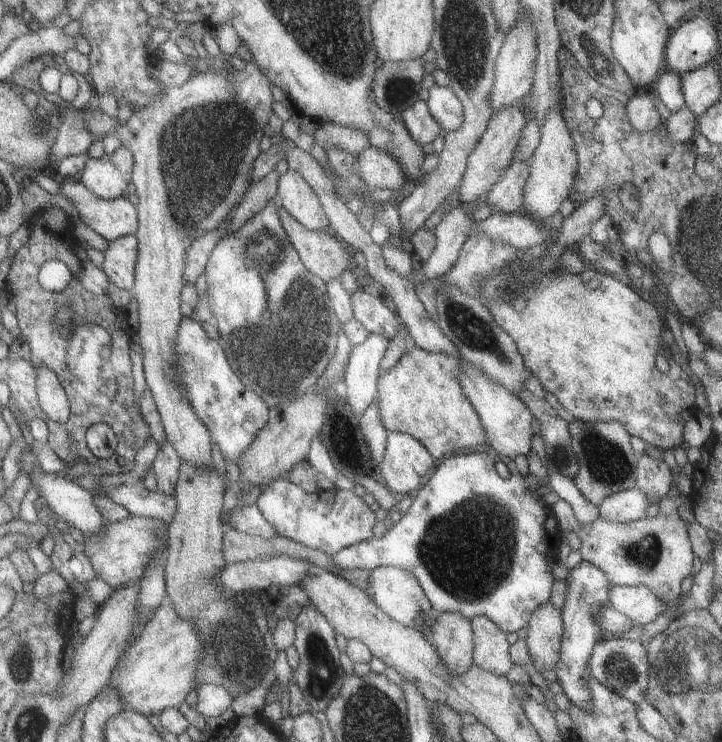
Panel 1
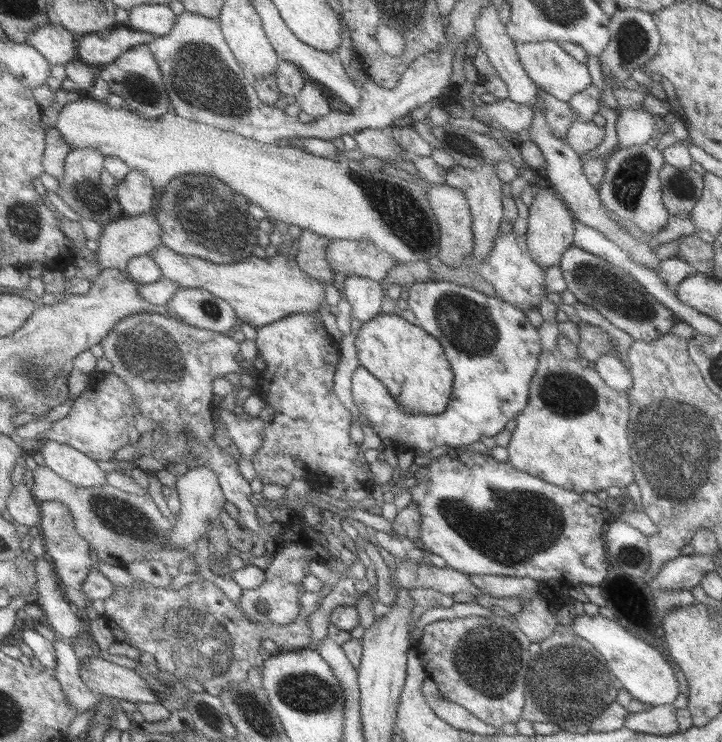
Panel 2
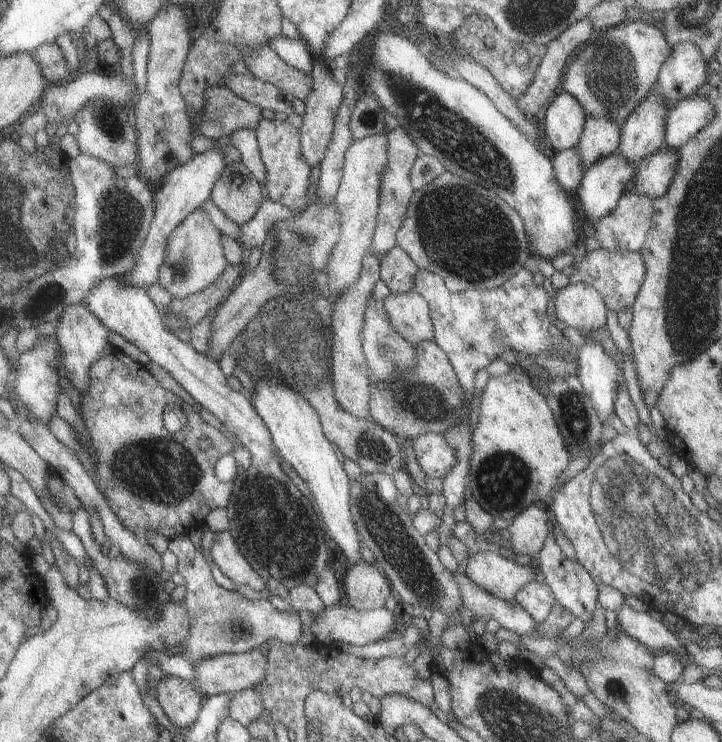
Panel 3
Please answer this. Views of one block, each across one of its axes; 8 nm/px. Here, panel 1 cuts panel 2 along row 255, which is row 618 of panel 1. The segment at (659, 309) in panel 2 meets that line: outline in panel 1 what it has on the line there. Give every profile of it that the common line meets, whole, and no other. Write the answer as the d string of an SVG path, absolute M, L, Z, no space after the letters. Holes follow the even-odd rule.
M582 560L578 566L569 570L567 577L566 598L561 609L565 632L561 642L558 662L554 666L554 674L556 674L558 684L560 684L562 692L566 694L570 703L586 710L590 706L588 680L590 680L591 672L588 661L592 649L603 638L602 626L596 620L596 612L602 606L608 606L608 596L610 596L610 590L612 590L612 582L606 578L606 574L598 566L594 566L586 560Z

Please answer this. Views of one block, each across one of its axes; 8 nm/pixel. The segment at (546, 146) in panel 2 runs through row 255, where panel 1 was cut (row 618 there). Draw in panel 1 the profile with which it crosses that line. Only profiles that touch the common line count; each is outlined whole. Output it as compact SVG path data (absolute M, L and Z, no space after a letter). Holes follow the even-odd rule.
M612 585L608 606L630 618L636 625L651 623L668 608L668 604L646 586L628 585Z

